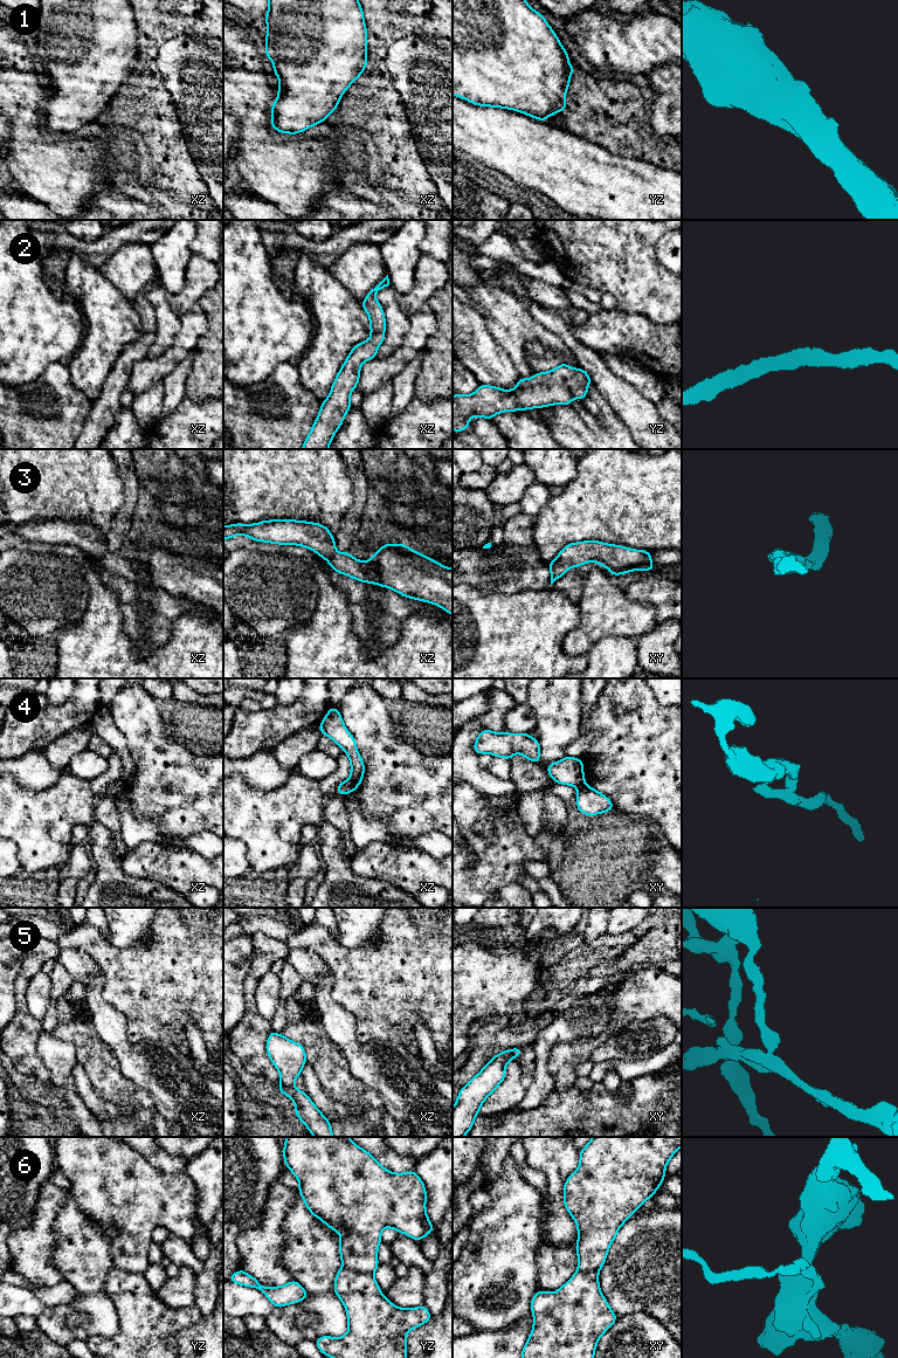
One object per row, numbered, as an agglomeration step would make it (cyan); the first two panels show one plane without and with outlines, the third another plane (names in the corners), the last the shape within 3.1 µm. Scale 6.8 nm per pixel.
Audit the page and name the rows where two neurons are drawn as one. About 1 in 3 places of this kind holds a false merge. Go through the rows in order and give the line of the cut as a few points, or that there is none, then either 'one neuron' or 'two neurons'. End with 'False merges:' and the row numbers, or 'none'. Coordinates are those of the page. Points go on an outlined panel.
1: no cut | one neuron
2: no cut | one neuron
3: no cut | one neuron
4: xz (349, 779), (356, 788) | two neurons
5: xz (281, 1082), (292, 1086) | two neurons
6: yz (343, 1266), (373, 1274) | two neurons
False merges: 4, 5, 6

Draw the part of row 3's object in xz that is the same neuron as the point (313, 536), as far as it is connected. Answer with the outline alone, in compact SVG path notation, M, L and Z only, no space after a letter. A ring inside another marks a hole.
M274 519L223 526L223 540L237 535L257 542L308 547L326 559L340 574L388 587L406 598L434 604L453 615L453 568L405 544L385 544L372 554L369 561L360 561L350 551L339 553L333 535L319 523Z

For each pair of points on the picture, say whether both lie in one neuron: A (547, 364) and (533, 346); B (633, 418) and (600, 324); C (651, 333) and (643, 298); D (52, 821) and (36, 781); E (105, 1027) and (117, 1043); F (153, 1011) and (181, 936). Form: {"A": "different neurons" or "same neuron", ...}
{"A": "same neuron", "B": "different neurons", "C": "different neurons", "D": "different neurons", "E": "same neuron", "F": "same neuron"}

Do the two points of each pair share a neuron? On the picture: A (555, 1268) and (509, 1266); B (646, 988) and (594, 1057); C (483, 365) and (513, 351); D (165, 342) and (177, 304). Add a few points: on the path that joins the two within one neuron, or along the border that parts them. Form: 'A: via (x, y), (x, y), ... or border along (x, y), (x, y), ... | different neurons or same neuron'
A: border along (543, 1240), (537, 1252), (537, 1289) | different neurons
B: border along (613, 1033), (610, 1035) | different neurons
C: border along (489, 332), (506, 352), (520, 377) | different neurons
D: border along (170, 296), (170, 308), (179, 317) | different neurons

